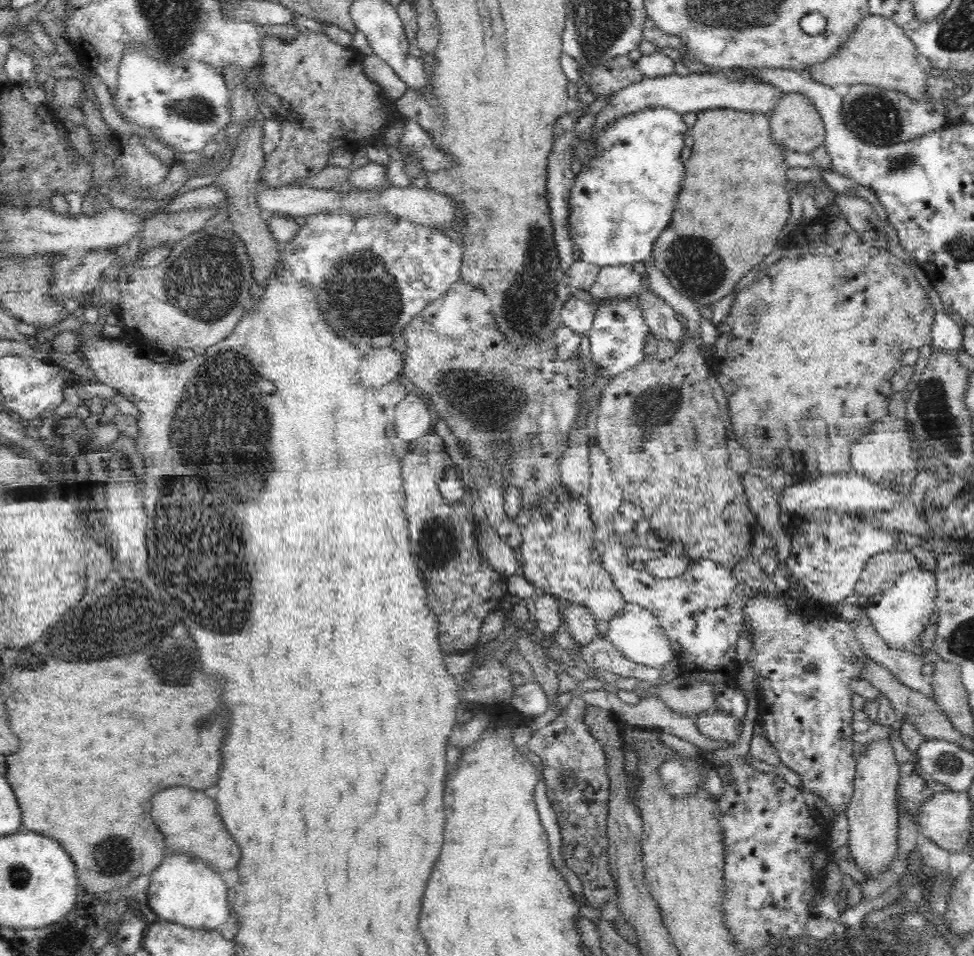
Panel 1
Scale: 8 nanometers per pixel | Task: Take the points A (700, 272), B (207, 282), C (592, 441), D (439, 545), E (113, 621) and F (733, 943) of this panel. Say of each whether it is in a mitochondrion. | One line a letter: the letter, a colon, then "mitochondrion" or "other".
A: mitochondrion
B: mitochondrion
C: other
D: mitochondrion
E: mitochondrion
F: other

